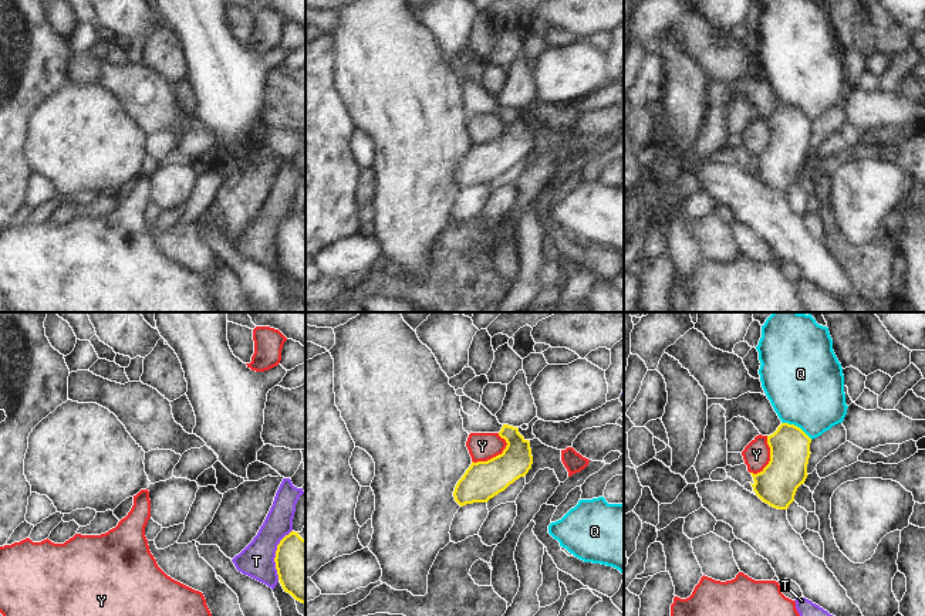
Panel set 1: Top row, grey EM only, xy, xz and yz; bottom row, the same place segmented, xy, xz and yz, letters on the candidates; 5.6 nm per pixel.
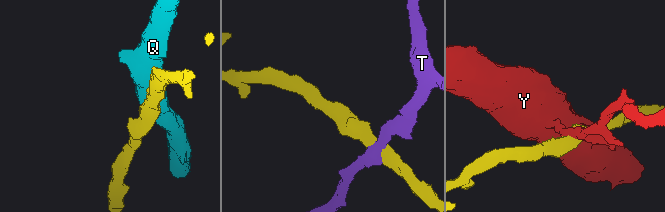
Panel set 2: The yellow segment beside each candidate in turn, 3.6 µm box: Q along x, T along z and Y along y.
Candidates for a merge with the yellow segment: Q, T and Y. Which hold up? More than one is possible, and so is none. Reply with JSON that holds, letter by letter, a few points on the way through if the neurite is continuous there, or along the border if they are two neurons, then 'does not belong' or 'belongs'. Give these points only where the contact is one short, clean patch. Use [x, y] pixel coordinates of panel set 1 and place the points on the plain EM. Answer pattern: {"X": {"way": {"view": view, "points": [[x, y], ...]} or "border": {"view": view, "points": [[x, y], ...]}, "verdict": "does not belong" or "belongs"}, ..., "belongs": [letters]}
{"Q": {"verdict": "does not belong"}, "T": {"border": {"view": "xy", "points": [[291, 212], [277, 227], [274, 240], [277, 261]]}, "verdict": "does not belong"}, "Y": {"border": {"view": "xz", "points": [[506, 122], [506, 129], [500, 135], [486, 142], [472, 144]]}, "verdict": "does not belong"}, "belongs": []}

